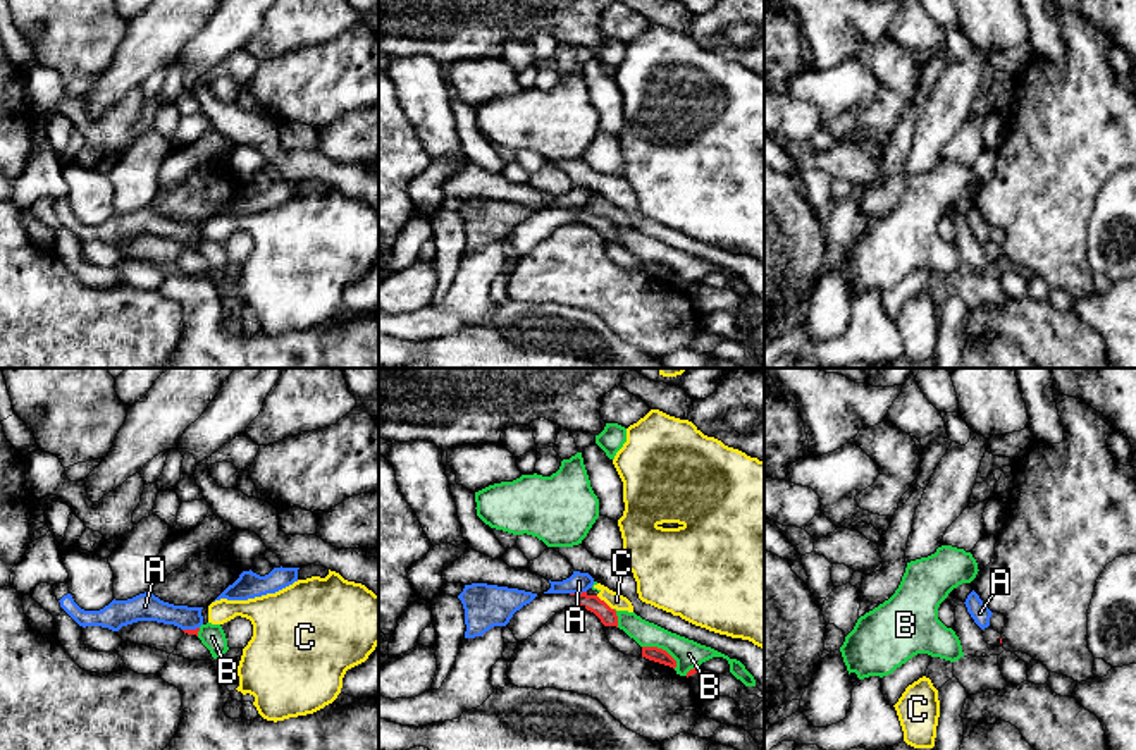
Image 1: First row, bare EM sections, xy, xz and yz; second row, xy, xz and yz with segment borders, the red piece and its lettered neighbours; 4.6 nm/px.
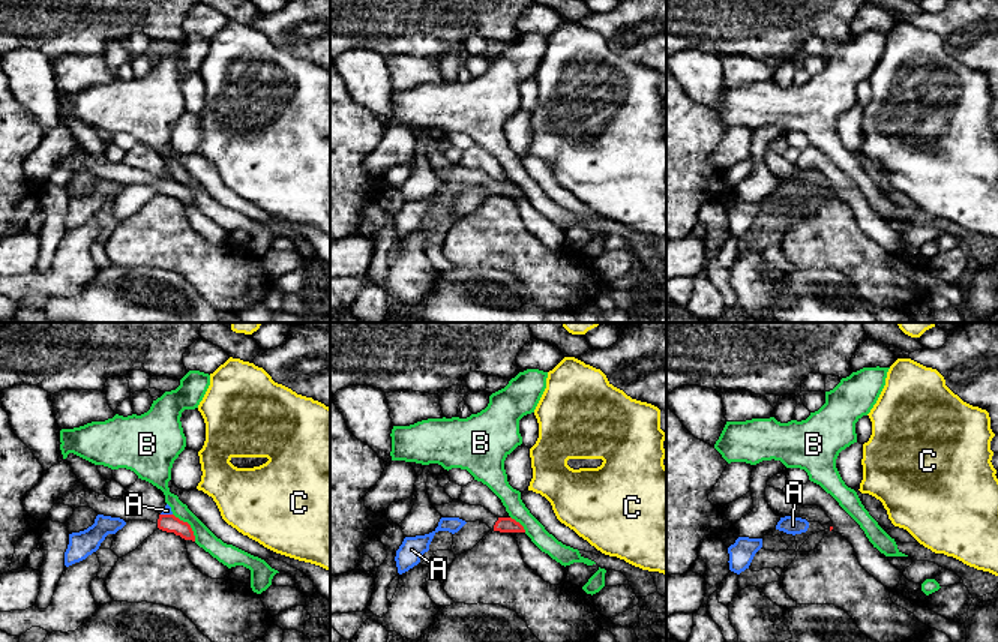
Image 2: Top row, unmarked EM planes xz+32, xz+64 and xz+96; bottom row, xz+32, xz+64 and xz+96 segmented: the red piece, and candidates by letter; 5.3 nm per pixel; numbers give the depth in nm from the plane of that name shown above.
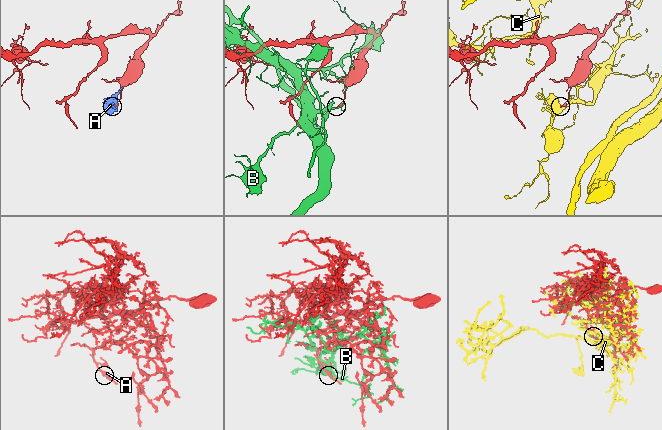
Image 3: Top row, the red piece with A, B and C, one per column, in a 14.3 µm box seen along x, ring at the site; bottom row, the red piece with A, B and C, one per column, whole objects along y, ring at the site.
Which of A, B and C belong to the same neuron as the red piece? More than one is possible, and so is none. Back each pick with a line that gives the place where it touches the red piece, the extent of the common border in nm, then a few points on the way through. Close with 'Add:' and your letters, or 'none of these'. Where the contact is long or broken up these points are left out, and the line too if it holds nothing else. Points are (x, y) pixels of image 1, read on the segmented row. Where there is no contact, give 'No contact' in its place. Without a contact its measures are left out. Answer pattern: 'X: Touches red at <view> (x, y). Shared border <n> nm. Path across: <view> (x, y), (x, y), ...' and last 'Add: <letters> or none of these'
Add: none of these

